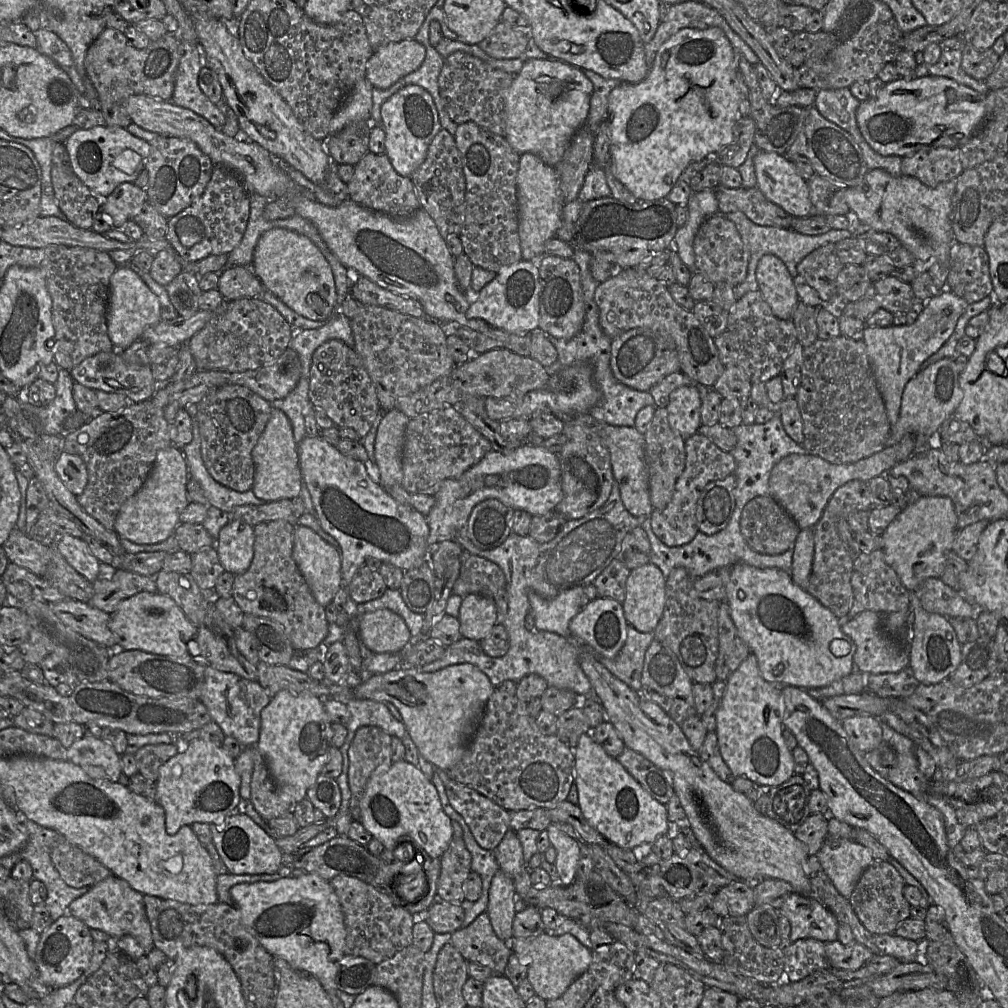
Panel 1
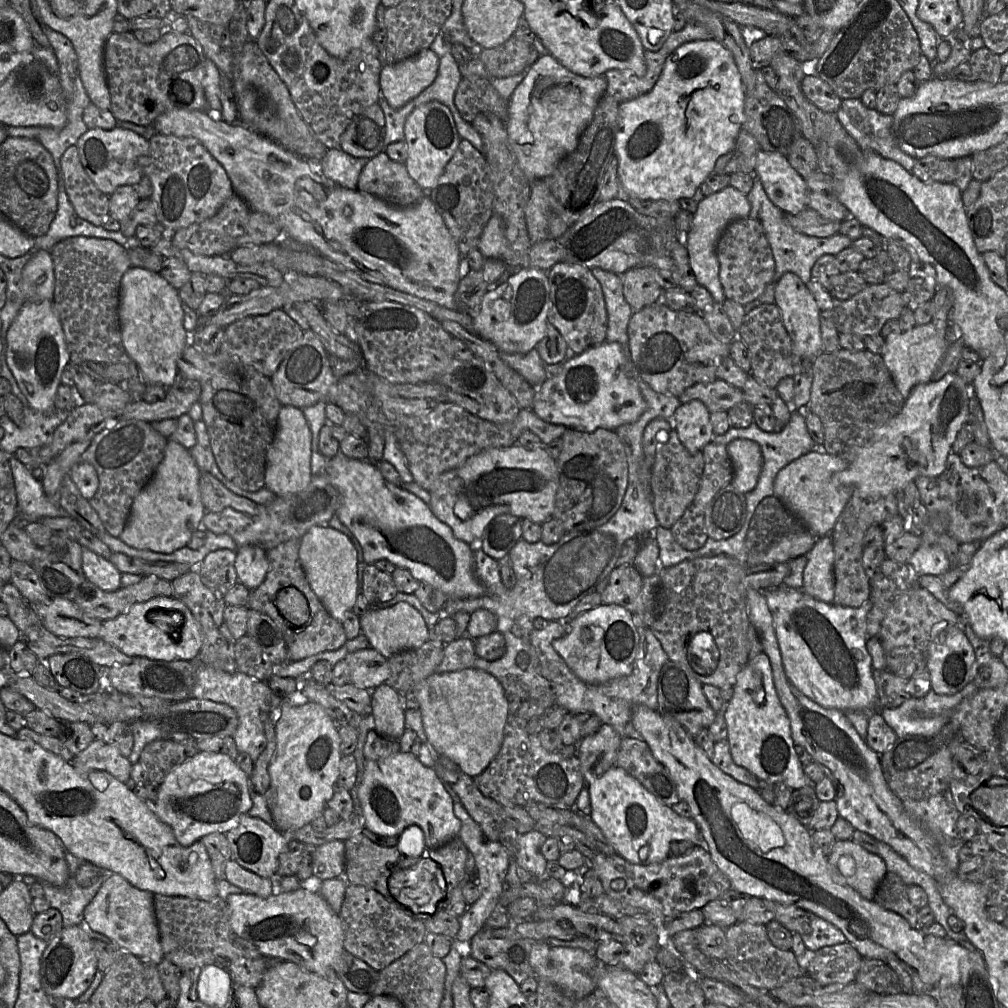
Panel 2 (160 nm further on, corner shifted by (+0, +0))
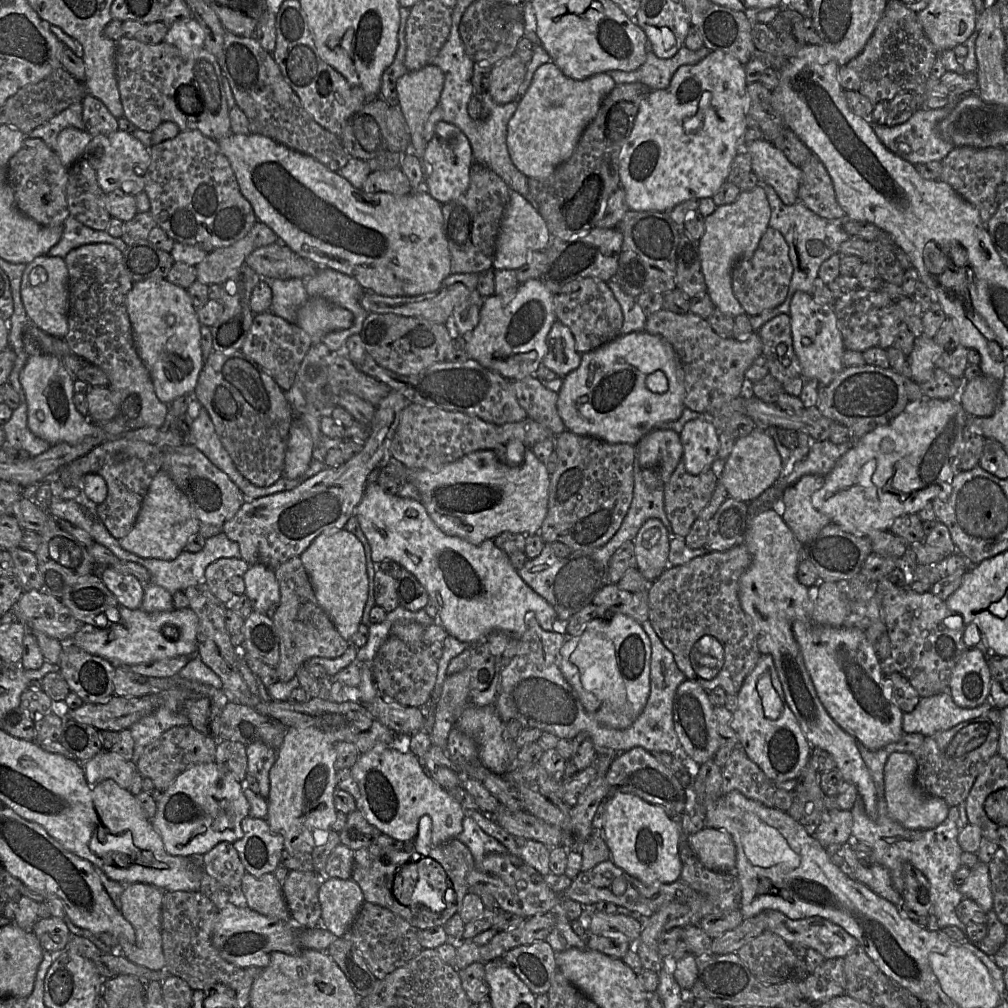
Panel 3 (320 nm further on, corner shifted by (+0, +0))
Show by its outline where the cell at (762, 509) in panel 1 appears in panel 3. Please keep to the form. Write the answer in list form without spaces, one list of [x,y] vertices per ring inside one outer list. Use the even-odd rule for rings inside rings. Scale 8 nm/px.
[[[744,543],[724,552],[708,552],[686,564],[667,566],[648,591],[648,620],[663,644],[673,653],[678,668],[687,679],[694,680],[706,691],[721,687],[726,694],[737,695],[761,656],[755,631],[738,596],[740,578],[751,560]]]

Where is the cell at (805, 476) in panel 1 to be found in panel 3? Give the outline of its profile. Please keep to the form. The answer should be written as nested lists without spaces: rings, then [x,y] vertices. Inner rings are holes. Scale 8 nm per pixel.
[[[805,475],[781,494],[780,514],[797,540],[805,545],[831,520],[812,504],[812,496],[824,484],[825,476]]]

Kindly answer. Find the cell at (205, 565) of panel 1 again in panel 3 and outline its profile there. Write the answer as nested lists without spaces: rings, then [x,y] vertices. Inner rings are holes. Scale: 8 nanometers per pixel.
[[[222,558],[205,570],[205,583],[210,592],[224,604],[245,594],[244,575],[249,564],[242,558]]]

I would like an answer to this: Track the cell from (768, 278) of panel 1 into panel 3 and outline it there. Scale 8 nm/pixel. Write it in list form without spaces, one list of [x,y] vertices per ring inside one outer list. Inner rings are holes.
[[[796,291],[791,299],[788,315],[793,347],[802,368],[801,376],[804,379],[816,379],[821,386],[829,385],[845,367],[845,346],[833,306],[819,303],[810,293]]]

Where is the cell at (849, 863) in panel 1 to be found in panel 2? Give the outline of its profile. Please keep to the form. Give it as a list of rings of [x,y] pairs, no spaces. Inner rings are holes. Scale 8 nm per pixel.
[[[851,839],[837,840],[827,858],[835,873],[844,878],[845,884],[857,891],[863,898],[873,901],[878,885],[888,872],[885,862],[879,855],[866,851]]]

